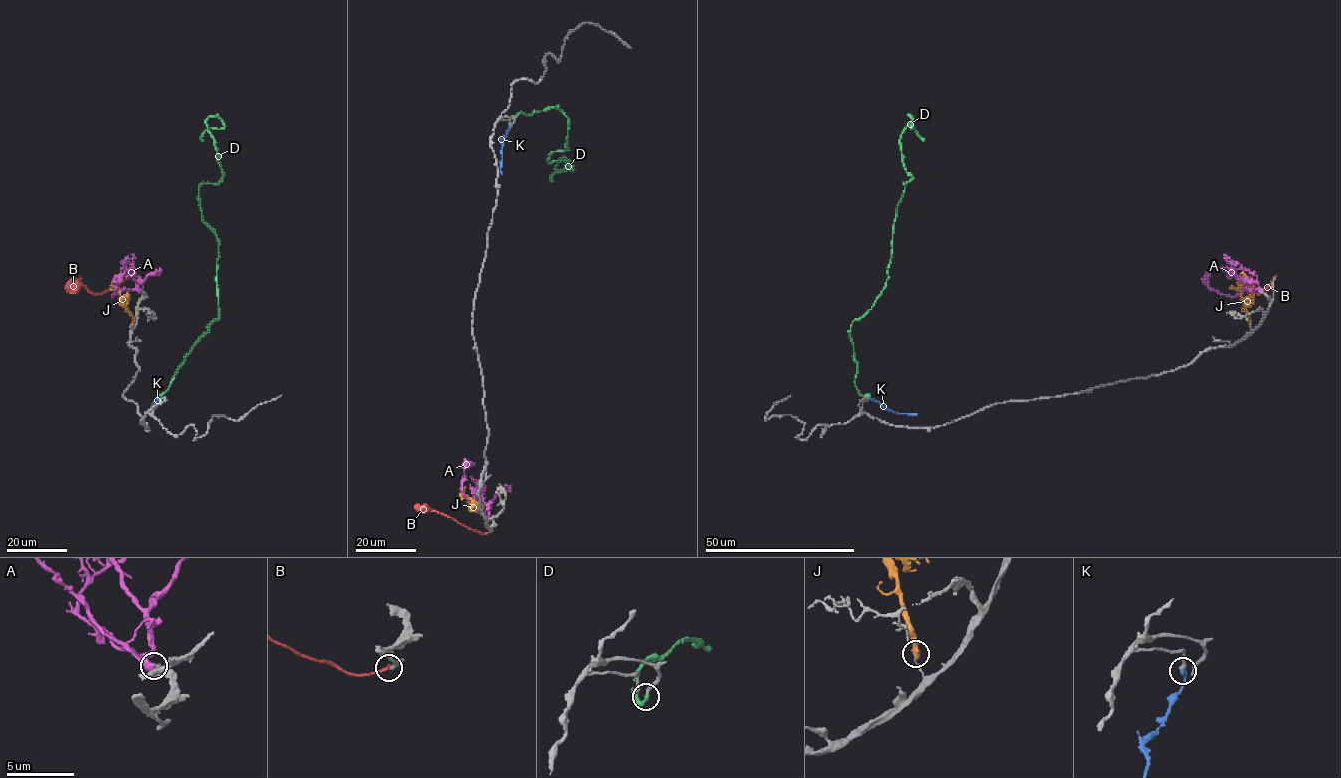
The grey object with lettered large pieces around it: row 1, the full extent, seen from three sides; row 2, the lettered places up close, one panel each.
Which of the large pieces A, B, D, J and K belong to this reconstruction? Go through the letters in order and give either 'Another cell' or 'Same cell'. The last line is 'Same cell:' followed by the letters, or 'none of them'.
A: Same cell
B: Another cell
D: Another cell
J: Another cell
K: Same cell
Same cell: A, K

